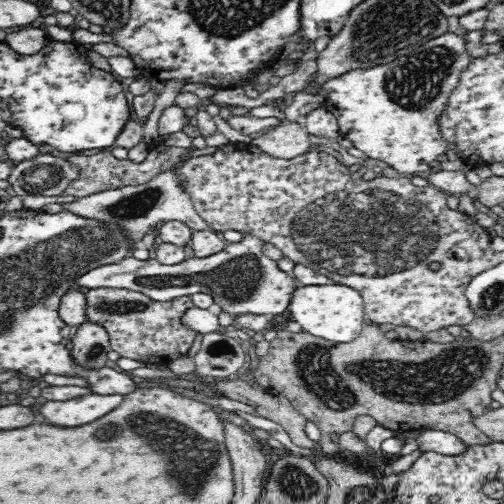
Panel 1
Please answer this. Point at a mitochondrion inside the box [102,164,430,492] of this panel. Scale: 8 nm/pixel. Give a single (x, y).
(240, 279)

